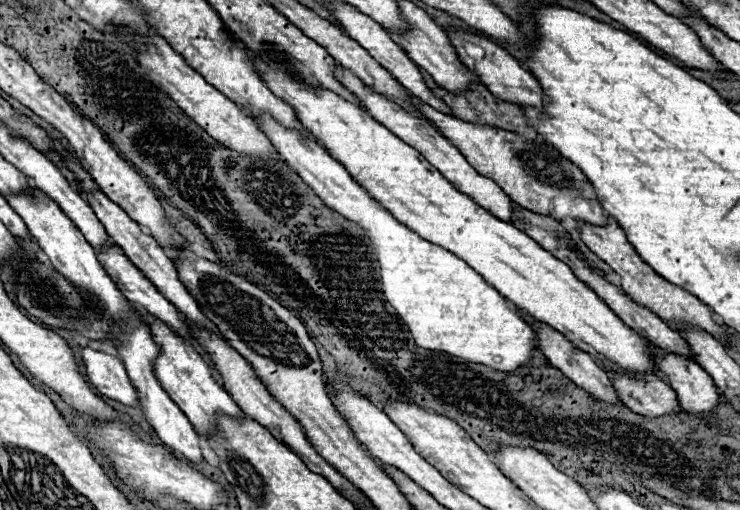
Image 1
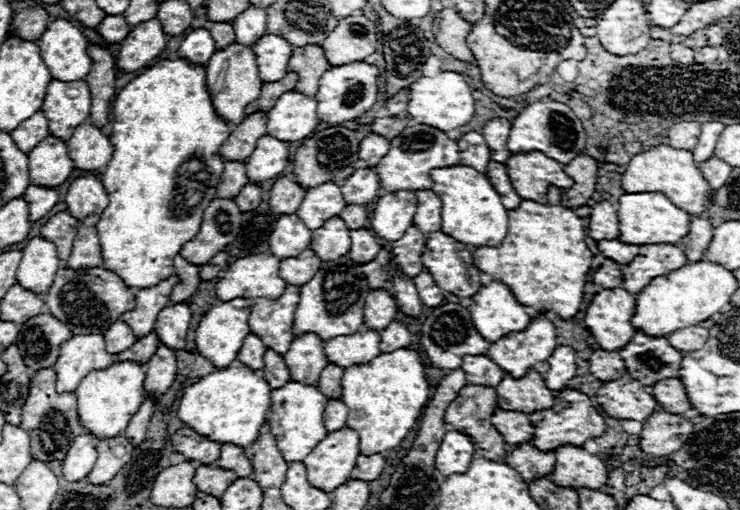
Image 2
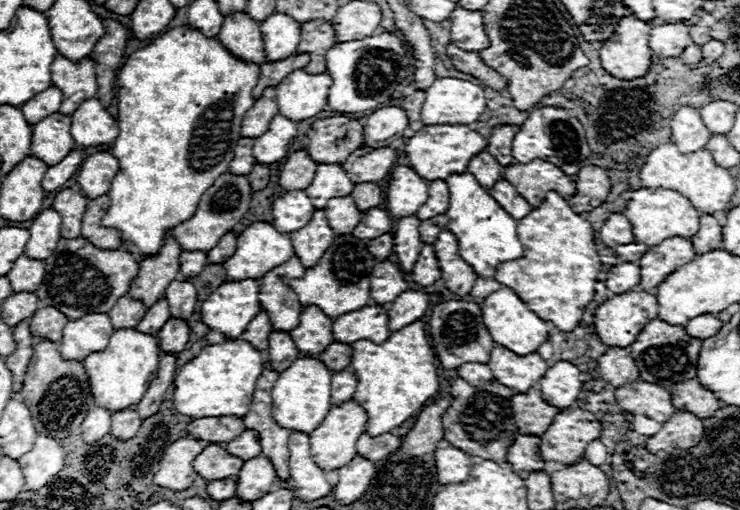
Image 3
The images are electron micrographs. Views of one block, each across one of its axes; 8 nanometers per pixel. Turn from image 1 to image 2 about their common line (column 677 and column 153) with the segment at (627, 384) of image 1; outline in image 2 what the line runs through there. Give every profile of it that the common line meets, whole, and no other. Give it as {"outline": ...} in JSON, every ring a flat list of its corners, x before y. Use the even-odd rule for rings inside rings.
{"outline":[[146,398,144,404,140,406,140,410,136,412,136,416,132,416,132,420,128,422,128,428,124,430,124,434,130,440,130,444,136,446,146,438,146,428,148,428,148,422,150,422,152,414,154,414,154,408,156,408,156,400]]}

